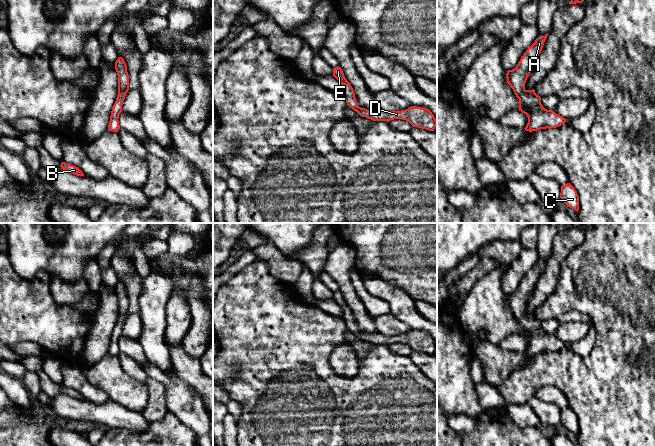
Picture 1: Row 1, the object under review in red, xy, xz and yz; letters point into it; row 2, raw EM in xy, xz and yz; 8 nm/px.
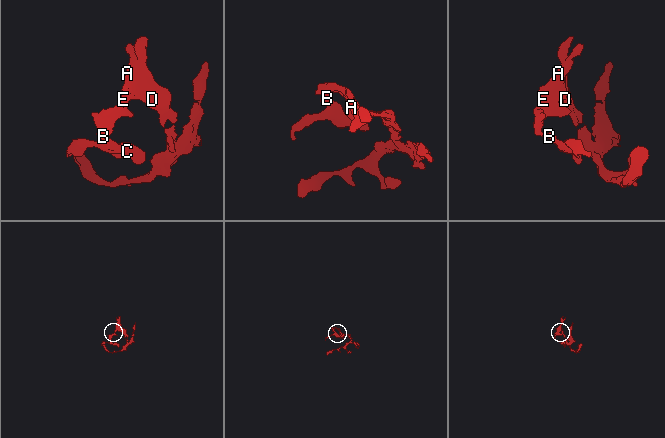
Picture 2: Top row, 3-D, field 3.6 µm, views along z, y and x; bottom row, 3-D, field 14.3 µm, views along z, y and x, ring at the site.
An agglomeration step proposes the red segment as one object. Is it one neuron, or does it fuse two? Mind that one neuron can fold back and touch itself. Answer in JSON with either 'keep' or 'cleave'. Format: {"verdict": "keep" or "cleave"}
{"verdict": "keep"}

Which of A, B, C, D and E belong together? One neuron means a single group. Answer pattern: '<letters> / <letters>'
A B C D E

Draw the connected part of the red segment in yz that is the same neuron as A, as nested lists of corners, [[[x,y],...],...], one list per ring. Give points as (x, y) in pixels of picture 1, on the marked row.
[[[548,34],[539,36],[526,50],[516,67],[508,70],[507,82],[519,99],[519,111],[526,114],[528,123],[524,128],[532,132],[546,128],[556,128],[566,122],[566,119],[556,114],[553,110],[547,110],[541,104],[541,97],[535,90],[526,90],[525,83],[531,72],[531,68],[542,51]]]

